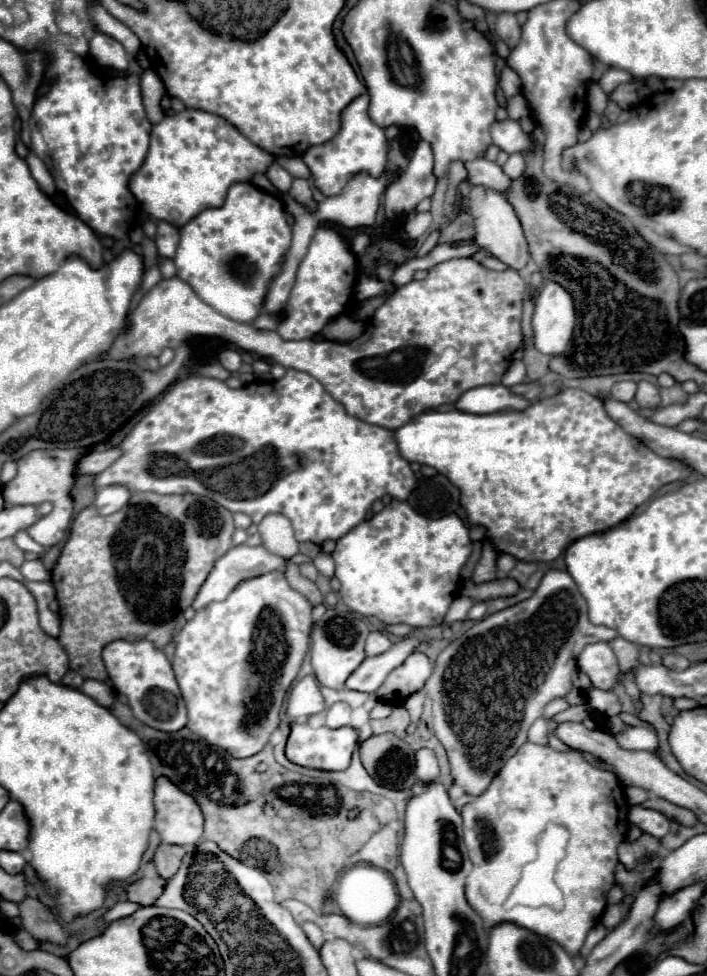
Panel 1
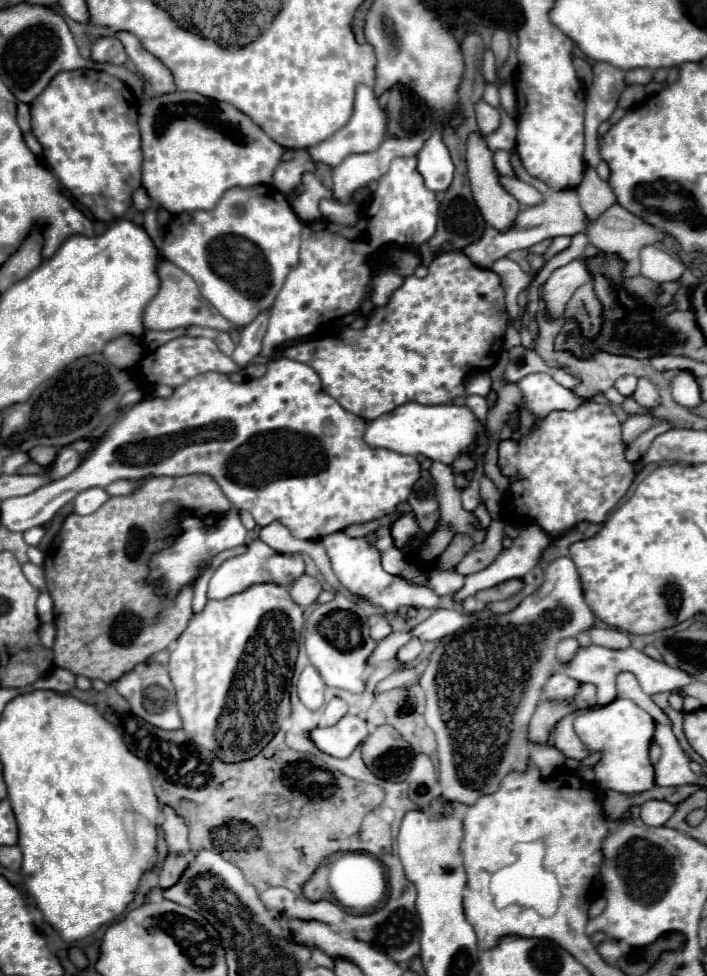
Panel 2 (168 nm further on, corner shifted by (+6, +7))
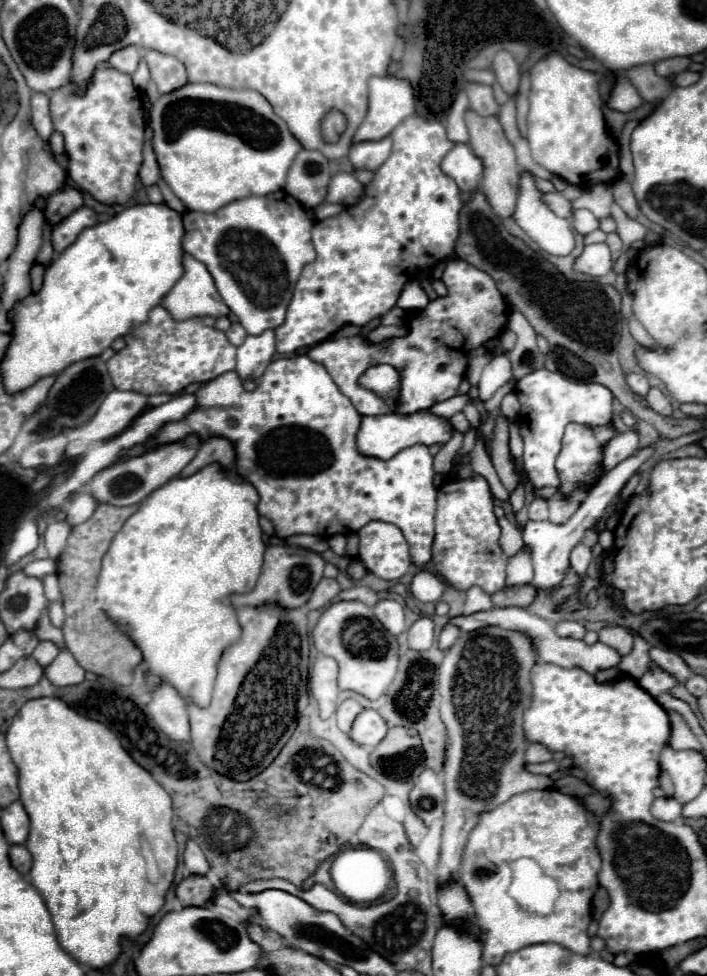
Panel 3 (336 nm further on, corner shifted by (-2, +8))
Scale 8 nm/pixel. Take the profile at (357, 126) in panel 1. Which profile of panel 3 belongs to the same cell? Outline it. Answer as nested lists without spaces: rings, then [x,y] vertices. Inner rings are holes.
[[[373,76],[369,80],[369,110],[355,140],[381,140],[415,112],[415,90],[407,78]]]

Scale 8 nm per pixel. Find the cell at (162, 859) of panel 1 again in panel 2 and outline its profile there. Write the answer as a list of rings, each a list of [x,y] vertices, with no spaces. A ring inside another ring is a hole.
[[[169,853],[169,855],[165,857],[161,869],[159,869],[159,877],[161,877],[161,883],[159,883],[159,885],[161,885],[161,887],[173,885],[173,883],[177,881],[177,879],[175,879],[177,871],[183,873],[183,869],[187,867],[187,861],[191,861],[191,857],[193,857],[193,853],[181,853],[181,855]]]

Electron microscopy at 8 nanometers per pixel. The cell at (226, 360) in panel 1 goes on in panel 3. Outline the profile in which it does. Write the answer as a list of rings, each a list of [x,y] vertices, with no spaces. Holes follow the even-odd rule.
[[[231,324],[231,328],[227,330],[227,338],[231,340],[231,344],[235,344],[235,346],[239,346],[239,344],[243,344],[243,340],[245,340],[245,336],[247,336],[247,332],[245,332],[245,328],[241,326],[241,324]]]

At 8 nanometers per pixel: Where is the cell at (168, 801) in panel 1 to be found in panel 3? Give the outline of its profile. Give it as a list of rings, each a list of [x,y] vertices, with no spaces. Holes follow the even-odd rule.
[[[193,840],[187,842],[187,848],[185,848],[183,858],[185,858],[185,866],[187,866],[187,870],[191,874],[207,874],[209,864],[205,860],[205,854],[203,854],[203,850]]]

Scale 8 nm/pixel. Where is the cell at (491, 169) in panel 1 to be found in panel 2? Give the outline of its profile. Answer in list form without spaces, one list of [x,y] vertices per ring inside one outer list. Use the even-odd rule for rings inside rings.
[[[499,175],[499,183],[505,191],[509,191],[521,205],[539,205],[545,195],[541,195],[535,187],[523,183],[517,177],[507,177],[507,175]]]

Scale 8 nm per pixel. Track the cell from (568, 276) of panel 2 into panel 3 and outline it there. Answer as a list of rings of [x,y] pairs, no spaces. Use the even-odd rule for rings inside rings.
[[[589,244],[575,262],[575,270],[591,276],[605,276],[613,266],[607,244]]]

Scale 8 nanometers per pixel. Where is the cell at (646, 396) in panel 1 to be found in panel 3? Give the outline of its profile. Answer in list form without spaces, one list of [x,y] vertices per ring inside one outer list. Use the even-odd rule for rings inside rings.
[[[651,388],[649,394],[647,394],[647,404],[657,412],[657,414],[663,414],[663,416],[671,416],[673,408],[671,408],[671,402],[669,398],[659,390],[659,388]]]

